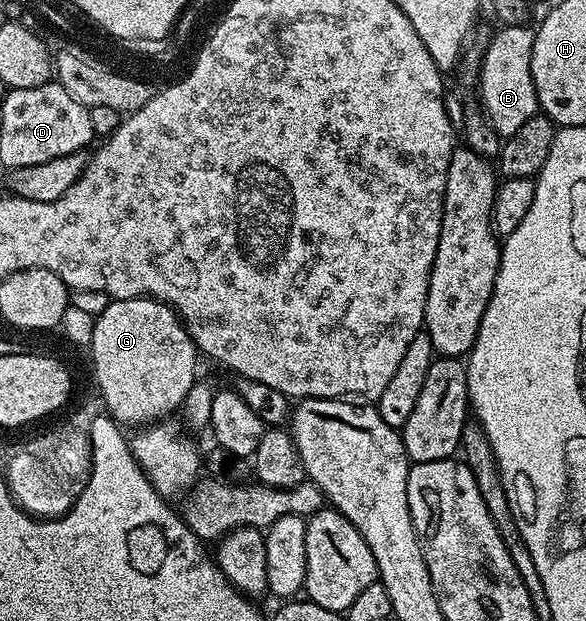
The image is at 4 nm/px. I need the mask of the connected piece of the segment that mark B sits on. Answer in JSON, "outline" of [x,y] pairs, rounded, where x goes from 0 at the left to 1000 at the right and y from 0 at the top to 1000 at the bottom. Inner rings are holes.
{"outline":[[[853,42],[821,89],[817,105],[816,164],[833,200],[853,221],[881,214],[882,208],[920,179],[916,150],[910,137],[906,100],[913,43]]]}

